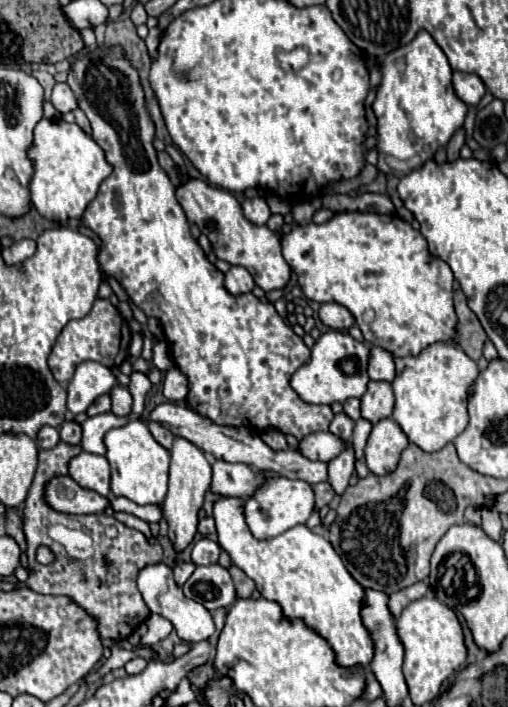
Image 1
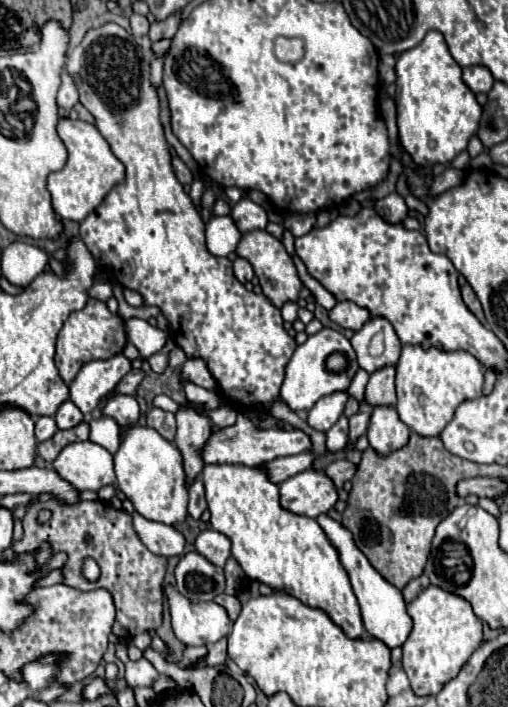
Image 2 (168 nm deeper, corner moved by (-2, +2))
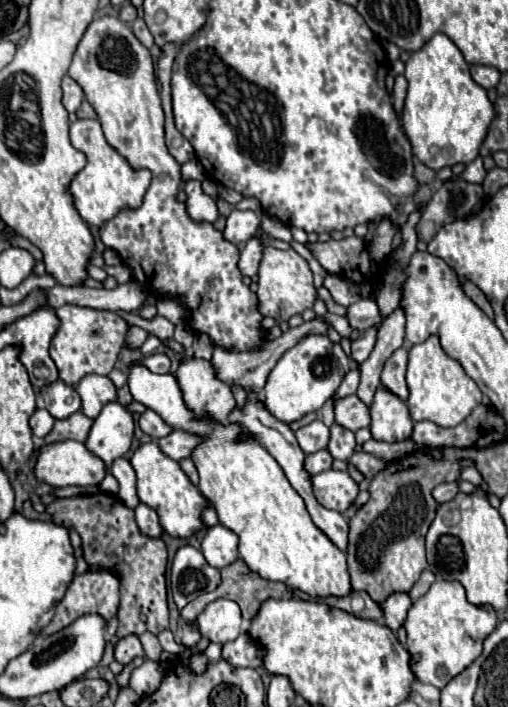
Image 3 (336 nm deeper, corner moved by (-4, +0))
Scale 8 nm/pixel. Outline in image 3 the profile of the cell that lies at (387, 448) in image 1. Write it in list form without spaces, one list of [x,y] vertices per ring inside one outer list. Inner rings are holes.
[[[383,386],[377,388],[375,400],[371,404],[371,434],[379,442],[401,442],[411,438],[413,434],[413,420],[409,416],[407,404],[399,400],[395,394],[385,390]]]

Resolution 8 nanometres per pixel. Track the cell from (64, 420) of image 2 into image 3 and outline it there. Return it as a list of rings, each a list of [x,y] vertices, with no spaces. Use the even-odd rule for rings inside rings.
[[[61,380],[53,382],[51,386],[45,386],[41,390],[41,396],[45,400],[45,410],[57,418],[57,420],[65,420],[71,414],[81,410],[81,398],[75,392],[75,388],[65,386]]]

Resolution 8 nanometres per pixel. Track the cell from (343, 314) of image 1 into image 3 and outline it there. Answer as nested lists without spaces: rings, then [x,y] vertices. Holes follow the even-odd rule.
[[[361,298],[355,304],[351,304],[347,308],[347,320],[349,320],[349,326],[359,332],[363,332],[371,326],[377,326],[381,322],[381,316],[379,316],[379,308],[377,308],[375,300]]]

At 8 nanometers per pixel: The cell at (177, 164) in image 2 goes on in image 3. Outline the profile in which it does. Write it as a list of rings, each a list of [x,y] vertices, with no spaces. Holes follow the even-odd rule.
[[[187,180],[185,182],[185,192],[187,192],[187,212],[193,220],[197,222],[215,222],[219,212],[217,212],[217,204],[213,198],[205,196],[201,190],[201,182],[199,180]]]

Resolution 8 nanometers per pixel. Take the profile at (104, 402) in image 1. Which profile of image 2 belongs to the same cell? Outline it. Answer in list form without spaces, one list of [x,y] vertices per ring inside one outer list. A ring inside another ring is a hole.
[[[137,368],[137,370],[131,370],[131,372],[117,384],[117,392],[119,392],[119,394],[123,392],[123,394],[131,394],[131,396],[133,396],[135,390],[137,390],[137,386],[139,386],[139,382],[141,382],[143,378],[145,378],[145,372],[143,372],[143,370],[139,370],[139,368]]]

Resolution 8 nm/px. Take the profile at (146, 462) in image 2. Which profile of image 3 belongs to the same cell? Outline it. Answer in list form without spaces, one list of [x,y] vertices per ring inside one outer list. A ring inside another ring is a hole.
[[[155,440],[141,444],[133,452],[129,462],[137,474],[137,496],[139,496],[139,500],[159,514],[161,526],[167,534],[179,536],[179,538],[189,538],[193,532],[203,528],[201,508],[207,504],[207,500],[191,484],[187,474],[181,470],[179,462],[165,456]]]

